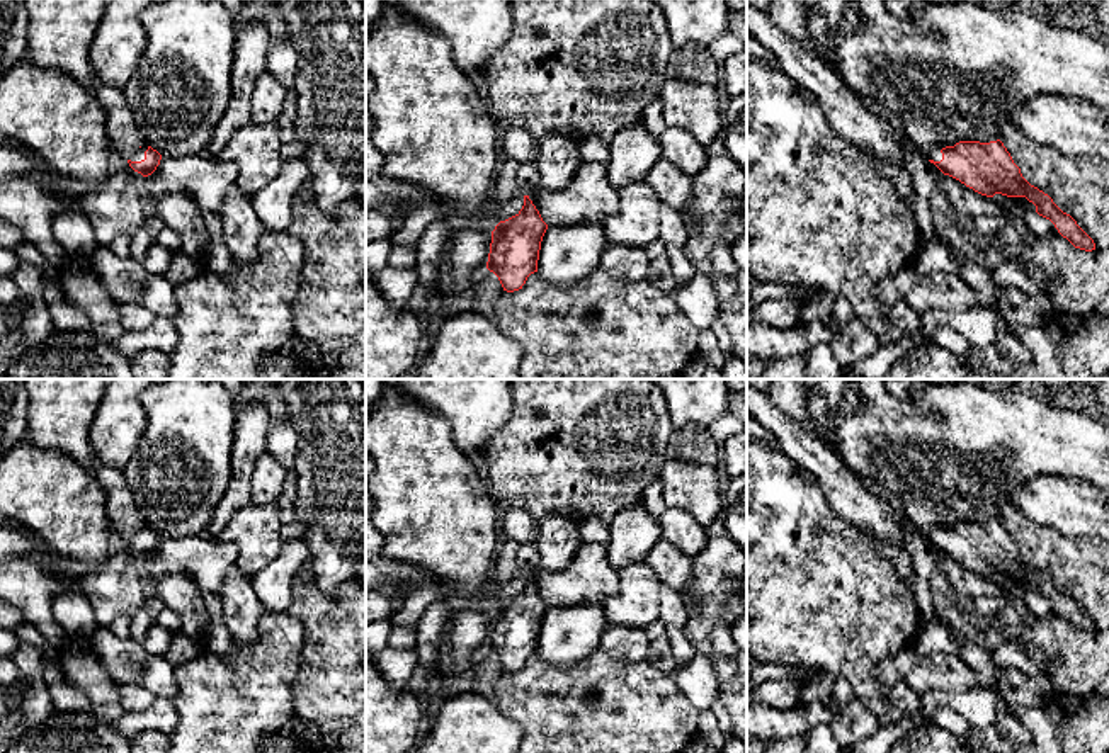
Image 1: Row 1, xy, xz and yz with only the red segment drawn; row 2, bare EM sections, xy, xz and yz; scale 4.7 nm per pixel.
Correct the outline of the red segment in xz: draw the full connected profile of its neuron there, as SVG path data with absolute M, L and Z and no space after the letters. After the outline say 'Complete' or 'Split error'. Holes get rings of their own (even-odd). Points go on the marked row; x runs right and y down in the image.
M524 195L524 206L515 216L495 226L486 269L498 277L503 291L522 289L527 277L537 272L546 229L548 224L529 195Z. Complete

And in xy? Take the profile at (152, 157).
M105 83L94 87L97 100L107 110L105 129L112 150L117 150L134 172L143 177L151 175L160 165L162 155L146 144L126 104L122 90Z. Split error

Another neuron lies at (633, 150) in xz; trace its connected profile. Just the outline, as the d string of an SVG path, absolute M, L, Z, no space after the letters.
M643 122L619 129L609 141L607 177L616 190L645 180L662 158L660 139Z

